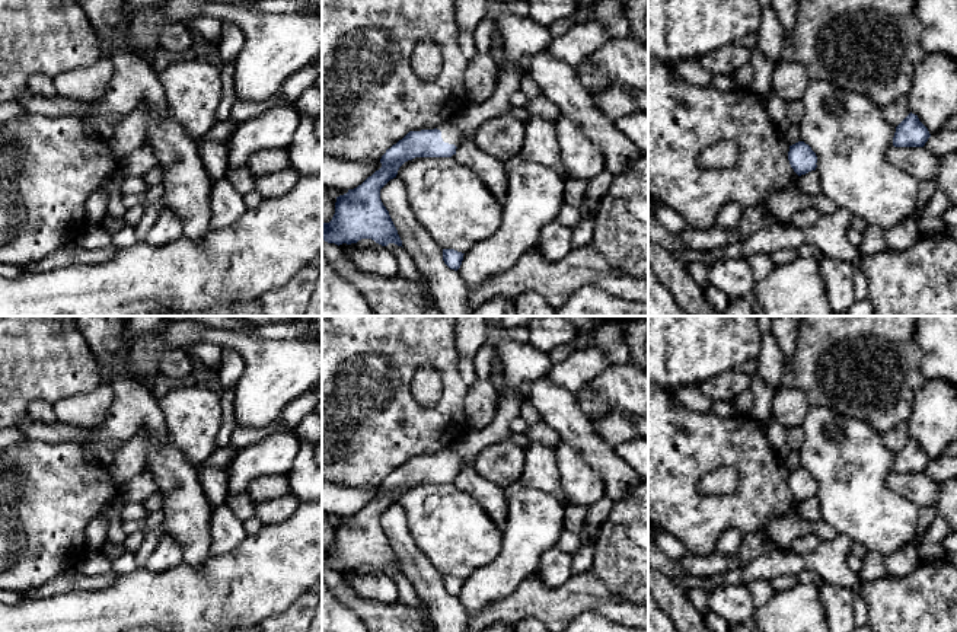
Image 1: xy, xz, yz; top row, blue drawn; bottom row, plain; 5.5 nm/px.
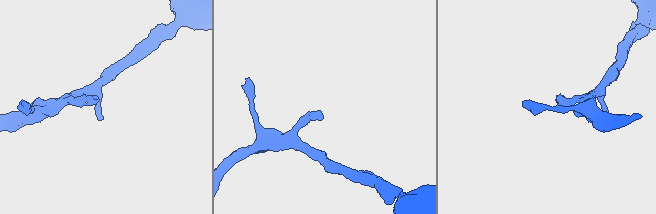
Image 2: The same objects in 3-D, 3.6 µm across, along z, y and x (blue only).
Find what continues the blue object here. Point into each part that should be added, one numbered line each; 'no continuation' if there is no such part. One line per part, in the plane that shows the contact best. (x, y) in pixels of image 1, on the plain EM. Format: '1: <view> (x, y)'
1: xz (450, 459)

